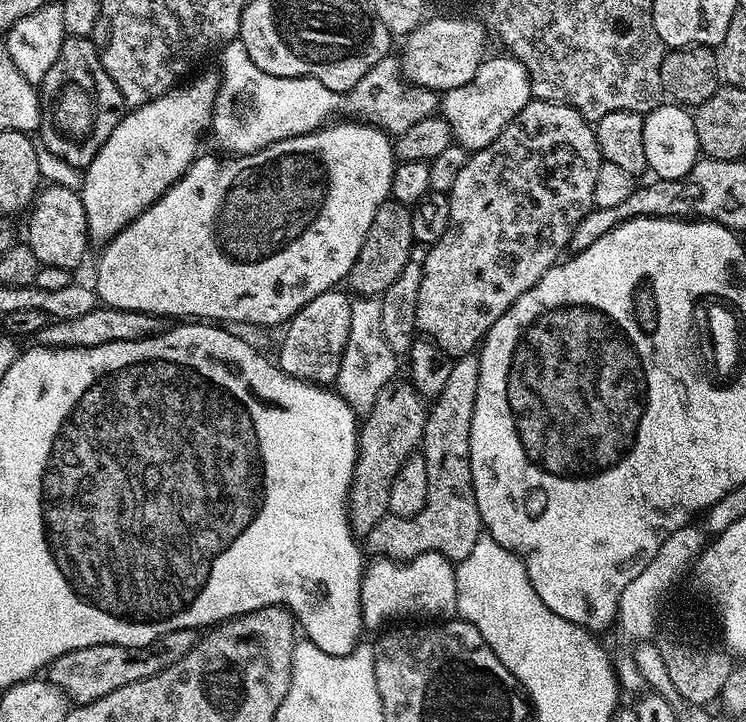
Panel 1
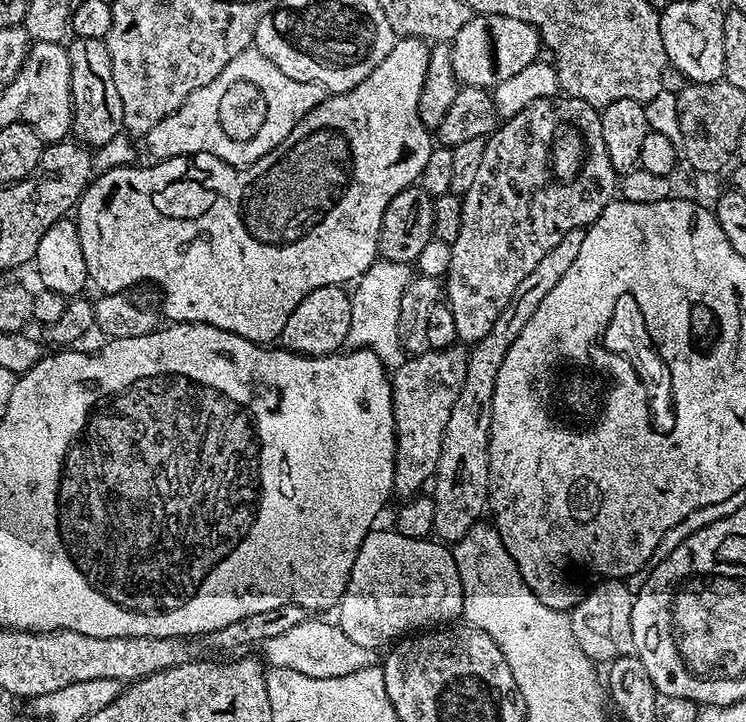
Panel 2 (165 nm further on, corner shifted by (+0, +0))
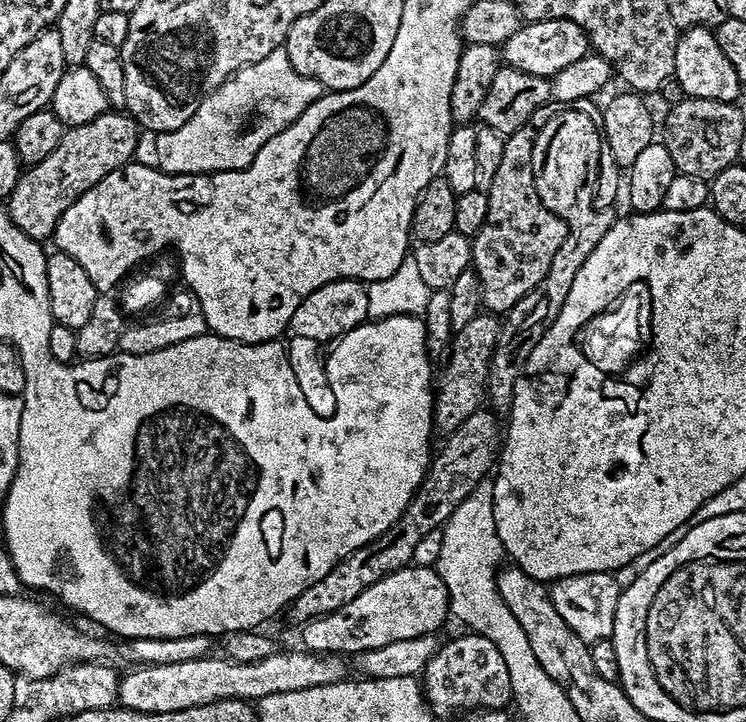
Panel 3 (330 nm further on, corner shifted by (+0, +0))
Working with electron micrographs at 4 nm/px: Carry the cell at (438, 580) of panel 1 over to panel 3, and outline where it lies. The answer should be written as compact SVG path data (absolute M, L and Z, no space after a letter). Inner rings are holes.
M409 566L400 568L394 574L386 574L386 578L374 582L374 586L366 586L366 590L362 590L362 594L354 598L354 602L346 602L346 606L322 618L308 621L299 629L300 640L307 651L317 654L355 654L386 646L389 642L402 642L402 638L418 638L439 633L444 619L449 619L449 616L448 591L435 567Z

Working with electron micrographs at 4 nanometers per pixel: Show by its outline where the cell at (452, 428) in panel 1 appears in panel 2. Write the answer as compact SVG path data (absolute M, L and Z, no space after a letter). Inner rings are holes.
M585 229L570 230L538 266L518 286L514 298L506 302L502 314L498 314L498 322L490 326L490 334L478 343L471 345L466 366L466 382L462 382L462 390L458 394L458 402L454 402L454 410L450 410L450 422L446 422L446 430L442 434L442 454L440 465L436 468L434 499L436 502L435 535L444 542L460 540L475 524L481 523L488 503L488 467L490 466L490 438L492 437L492 399L494 386L498 378L498 370L502 366L502 358L506 358L506 350L514 346L514 338L522 334L522 326L530 322L530 314L538 310L538 302L558 286L558 281L566 270L570 270L574 258L578 258L578 250L582 250L582 238Z

